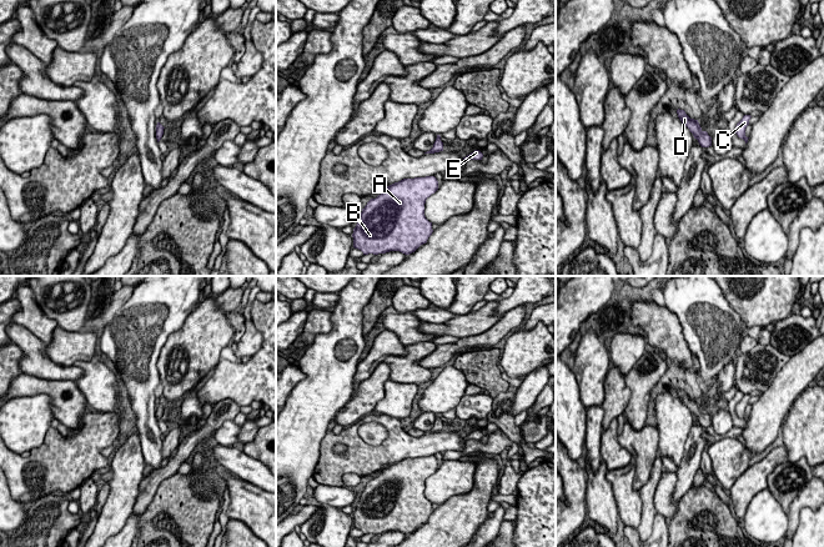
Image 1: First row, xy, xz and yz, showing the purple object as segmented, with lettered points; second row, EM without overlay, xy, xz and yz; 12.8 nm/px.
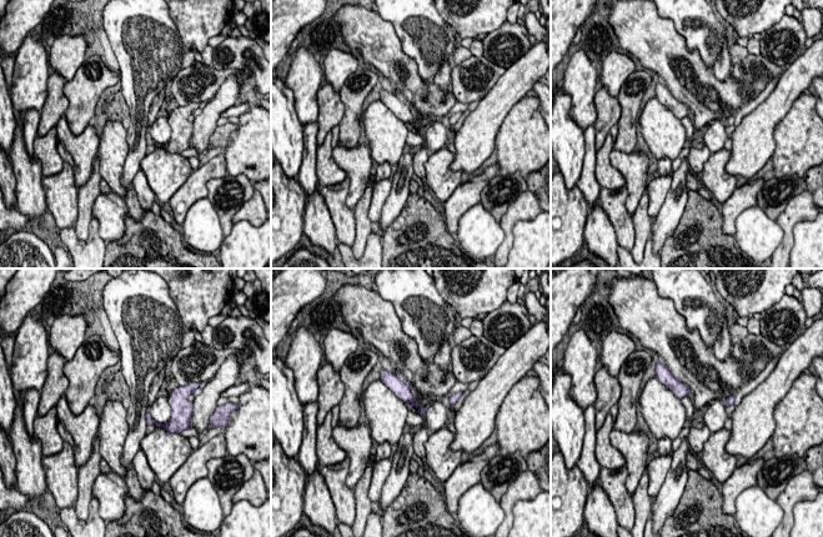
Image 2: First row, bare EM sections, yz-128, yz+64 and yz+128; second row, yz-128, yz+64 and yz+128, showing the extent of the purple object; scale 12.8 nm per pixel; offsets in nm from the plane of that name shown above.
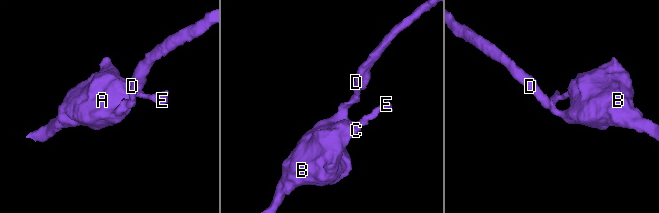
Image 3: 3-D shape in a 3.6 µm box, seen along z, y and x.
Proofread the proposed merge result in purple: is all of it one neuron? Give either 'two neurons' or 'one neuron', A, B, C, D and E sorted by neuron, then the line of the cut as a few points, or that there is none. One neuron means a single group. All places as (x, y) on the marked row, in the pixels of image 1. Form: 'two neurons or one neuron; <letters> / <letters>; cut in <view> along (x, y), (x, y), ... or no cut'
one neuron; A B C D E; no cut

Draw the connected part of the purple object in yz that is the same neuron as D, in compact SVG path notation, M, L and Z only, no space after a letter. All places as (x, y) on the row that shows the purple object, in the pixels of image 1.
M677 110L678 117L683 125L685 125L689 131L693 134L694 139L698 140L702 147L712 146L712 137L708 135L707 131L703 131L698 120L690 119L684 110Z

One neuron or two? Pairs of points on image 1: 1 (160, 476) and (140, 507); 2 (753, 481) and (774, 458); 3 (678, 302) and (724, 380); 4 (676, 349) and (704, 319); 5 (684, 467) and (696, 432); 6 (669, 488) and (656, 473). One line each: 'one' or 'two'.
1: one
2: one
3: two
4: two
5: one
6: two

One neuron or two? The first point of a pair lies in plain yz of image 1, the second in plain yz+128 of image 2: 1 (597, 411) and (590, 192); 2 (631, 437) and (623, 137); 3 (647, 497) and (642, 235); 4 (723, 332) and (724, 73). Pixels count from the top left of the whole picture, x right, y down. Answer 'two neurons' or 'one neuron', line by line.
1: one neuron
2: two neurons
3: one neuron
4: two neurons

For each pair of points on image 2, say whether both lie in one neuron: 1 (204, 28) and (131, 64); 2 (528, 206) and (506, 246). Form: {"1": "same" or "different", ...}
{"1": "different", "2": "same"}

